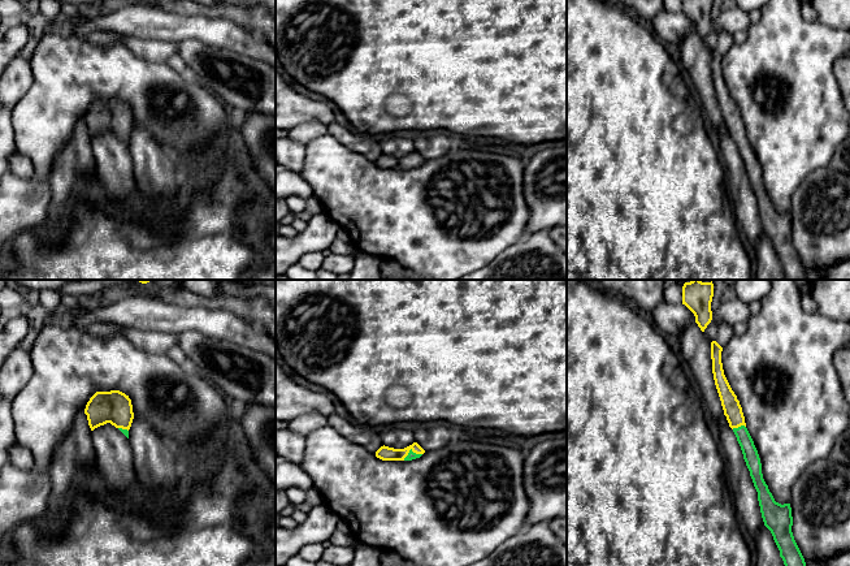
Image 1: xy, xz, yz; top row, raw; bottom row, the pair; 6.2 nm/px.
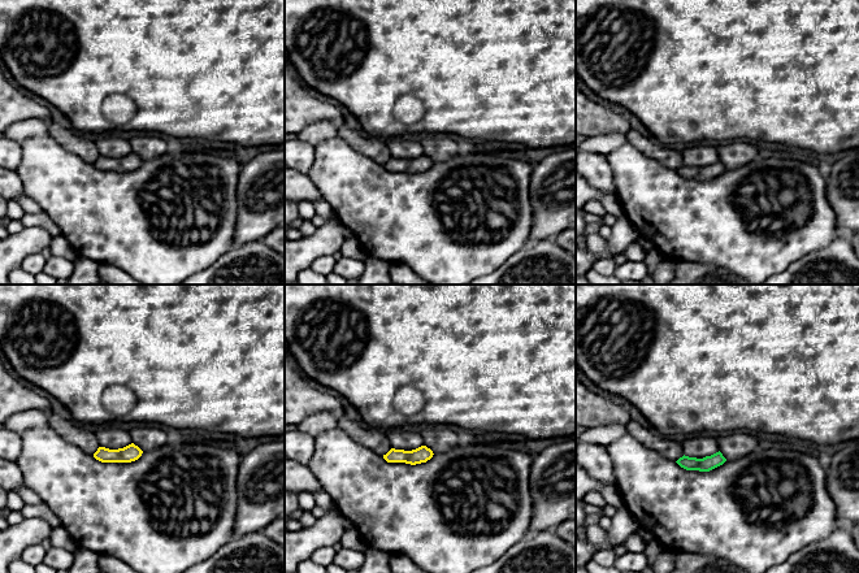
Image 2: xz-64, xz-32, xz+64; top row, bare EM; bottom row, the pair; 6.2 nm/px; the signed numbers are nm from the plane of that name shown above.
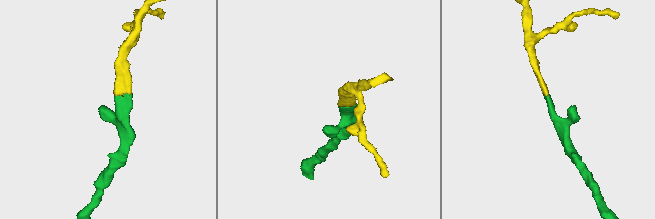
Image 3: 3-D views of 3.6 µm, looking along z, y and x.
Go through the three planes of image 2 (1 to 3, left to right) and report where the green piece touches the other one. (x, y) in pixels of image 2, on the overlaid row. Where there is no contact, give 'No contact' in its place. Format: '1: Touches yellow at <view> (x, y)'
1: No contact
2: No contact
3: No contact

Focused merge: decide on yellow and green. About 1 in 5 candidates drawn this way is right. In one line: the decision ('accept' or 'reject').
accept

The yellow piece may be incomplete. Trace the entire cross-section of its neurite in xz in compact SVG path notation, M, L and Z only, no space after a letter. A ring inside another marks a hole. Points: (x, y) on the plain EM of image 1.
M413 151L404 157L394 157L383 154L376 160L376 165L382 169L412 169L420 167L424 161L425 159L417 151Z

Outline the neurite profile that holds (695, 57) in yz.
M697 31L688 34L678 44L681 66L695 86L703 111L708 115L714 131L724 122L715 94L711 68L711 51L706 47Z

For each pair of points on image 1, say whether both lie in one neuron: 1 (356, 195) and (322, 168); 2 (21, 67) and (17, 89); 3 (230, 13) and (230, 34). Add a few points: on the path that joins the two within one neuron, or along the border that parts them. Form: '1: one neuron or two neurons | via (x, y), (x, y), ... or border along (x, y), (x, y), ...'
1: one neuron | via (348, 188), (330, 169)
2: one neuron | via (20, 72), (17, 83)
3: two neurons | border along (200, 14), (228, 18), (257, 35)

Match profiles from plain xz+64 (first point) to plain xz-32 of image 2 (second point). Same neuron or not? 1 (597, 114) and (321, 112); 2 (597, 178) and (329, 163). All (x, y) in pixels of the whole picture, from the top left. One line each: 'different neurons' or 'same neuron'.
1: same neuron
2: different neurons

